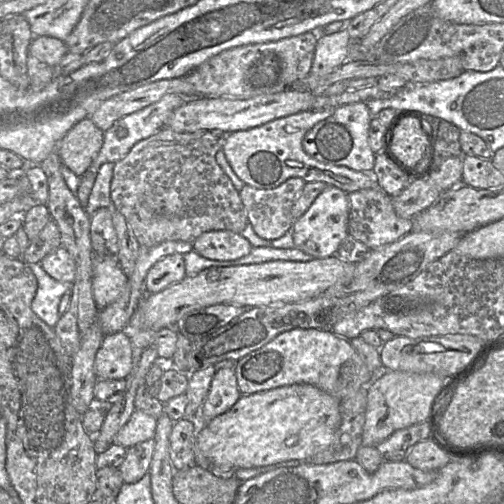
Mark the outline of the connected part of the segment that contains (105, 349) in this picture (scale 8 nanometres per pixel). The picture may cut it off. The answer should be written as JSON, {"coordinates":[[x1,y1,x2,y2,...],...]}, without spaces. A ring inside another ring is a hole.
{"coordinates":[[126,330,105,334,94,360,98,380,123,380,132,368,131,338]]}

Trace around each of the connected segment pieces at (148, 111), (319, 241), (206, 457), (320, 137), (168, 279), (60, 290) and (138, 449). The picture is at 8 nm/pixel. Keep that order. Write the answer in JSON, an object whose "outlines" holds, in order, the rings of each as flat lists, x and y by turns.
{"outlines":[[[176,94,164,95,157,102,118,119,109,129,103,132,103,143,101,148,89,168,82,176,80,176,78,188,75,193,80,205,83,208,85,208,87,205,89,195,100,166,106,162,115,164,125,157,136,143,149,138,162,128,166,127,170,116,186,100,187,99,184,99,183,97]],[[327,186,313,201,308,210,292,224,294,247,313,258,325,258,336,254,348,234,348,193,335,186]],[[293,384,288,386,277,387,274,389,250,395,244,395,239,398,239,400,230,408,230,410,228,410,226,413,223,413,213,418,202,429,200,429,197,432,194,445,195,465,204,469,209,469,212,466,255,468,255,467,272,465,281,461,306,460,307,458,323,451,331,444,335,436,335,433,340,426,340,423,341,423,341,414,340,414,339,400,310,384]],[[365,102,338,106,325,120,310,129,302,140,304,151,317,161,345,166,362,172,371,172,376,154,369,145,369,128,373,116]],[[175,253,157,261,147,272,144,290,147,295,163,291,185,277,182,254]],[[40,263,28,264,37,279,37,291,32,300,33,312,47,325,54,327,59,319,59,303,62,296,70,292,71,283,52,278]],[[148,439,127,449,125,459,119,466,124,483,136,483,149,471,154,448,154,439]]]}

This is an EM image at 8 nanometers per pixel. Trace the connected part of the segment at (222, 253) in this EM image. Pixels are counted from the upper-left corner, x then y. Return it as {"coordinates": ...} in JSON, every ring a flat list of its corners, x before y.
{"coordinates":[[214,230,198,236,192,242,192,248,204,258,230,261,246,256,253,247,238,233,229,230]]}

